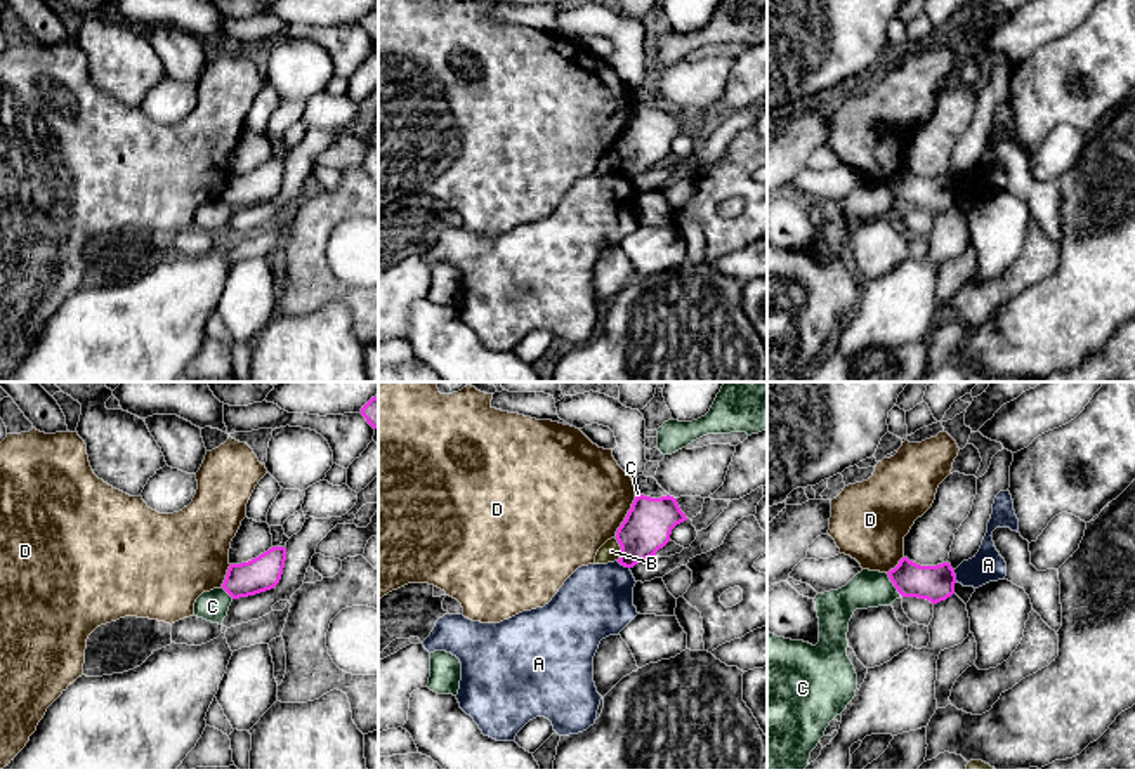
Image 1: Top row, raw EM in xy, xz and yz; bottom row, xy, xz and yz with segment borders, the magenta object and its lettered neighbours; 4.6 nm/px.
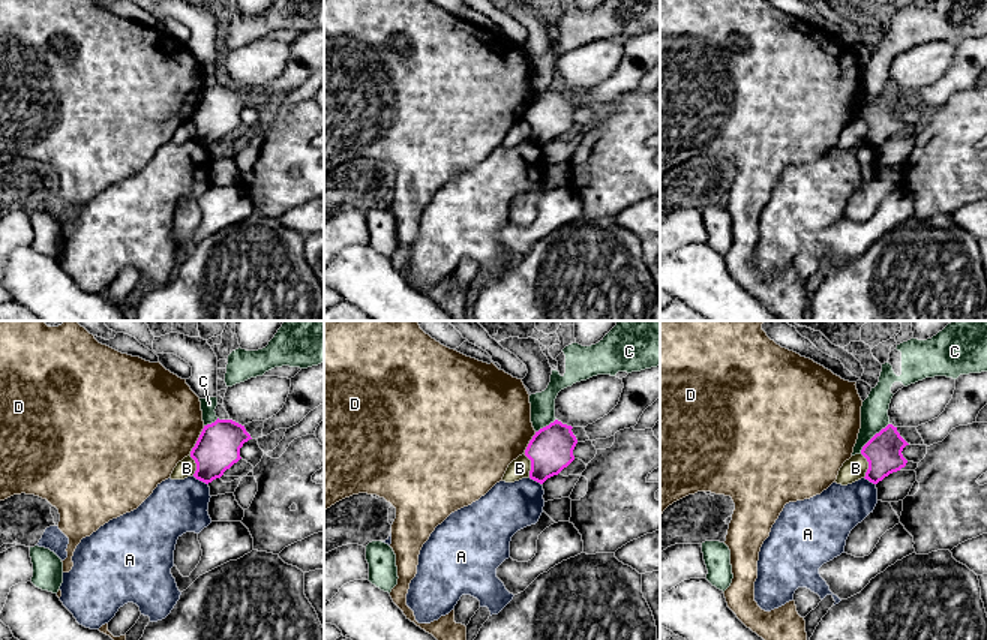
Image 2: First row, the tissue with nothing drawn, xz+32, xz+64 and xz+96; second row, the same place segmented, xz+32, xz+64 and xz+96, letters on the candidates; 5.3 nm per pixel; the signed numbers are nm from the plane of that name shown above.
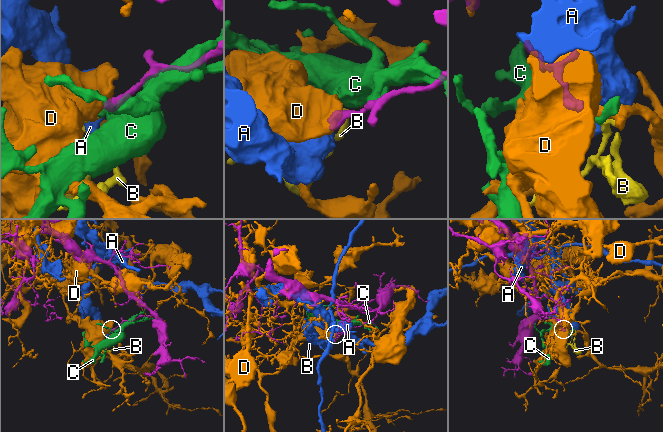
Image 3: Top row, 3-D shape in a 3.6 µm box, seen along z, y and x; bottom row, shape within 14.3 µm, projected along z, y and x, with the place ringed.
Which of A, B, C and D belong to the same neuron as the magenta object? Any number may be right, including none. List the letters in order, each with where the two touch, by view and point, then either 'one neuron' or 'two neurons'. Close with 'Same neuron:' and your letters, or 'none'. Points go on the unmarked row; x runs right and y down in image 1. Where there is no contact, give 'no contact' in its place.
A: xz (623, 176) | two neurons
B: xz (622, 160) | two neurons
C: yz (894, 197) | two neurons
D: xz (625, 129) | two neurons
Same neuron: none

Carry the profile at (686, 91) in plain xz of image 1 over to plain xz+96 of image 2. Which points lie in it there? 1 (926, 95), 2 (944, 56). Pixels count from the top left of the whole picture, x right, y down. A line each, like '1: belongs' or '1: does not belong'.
1: does not belong
2: belongs

